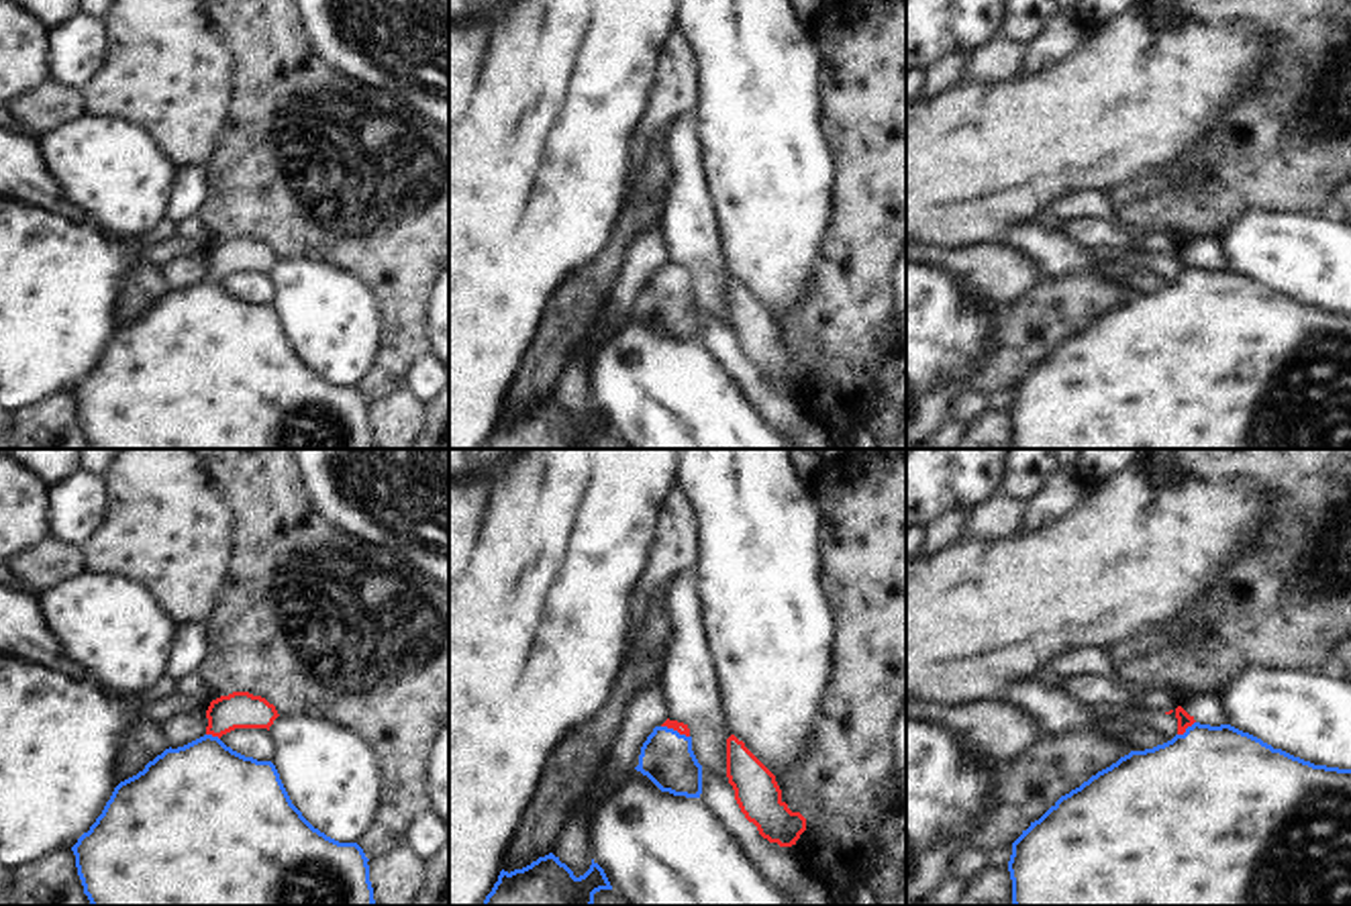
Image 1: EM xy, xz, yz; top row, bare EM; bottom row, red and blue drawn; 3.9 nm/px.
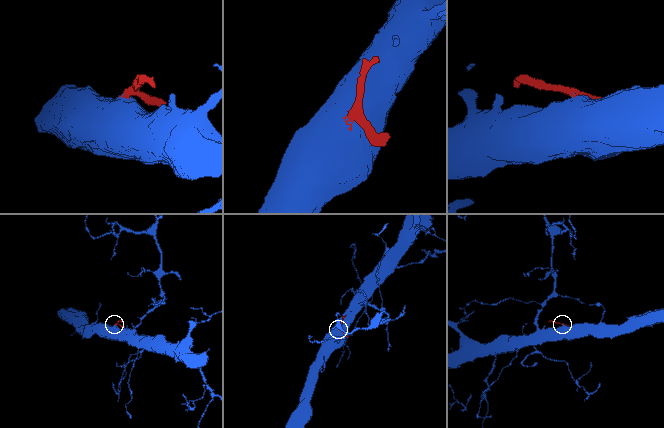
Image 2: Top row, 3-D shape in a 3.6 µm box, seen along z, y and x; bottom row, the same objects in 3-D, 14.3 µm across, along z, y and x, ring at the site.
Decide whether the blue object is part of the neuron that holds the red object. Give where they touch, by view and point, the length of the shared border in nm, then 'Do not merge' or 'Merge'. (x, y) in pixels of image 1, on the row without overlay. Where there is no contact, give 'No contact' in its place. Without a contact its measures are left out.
Touches red at xz (676, 272). Shared border 120 nm. Merge.

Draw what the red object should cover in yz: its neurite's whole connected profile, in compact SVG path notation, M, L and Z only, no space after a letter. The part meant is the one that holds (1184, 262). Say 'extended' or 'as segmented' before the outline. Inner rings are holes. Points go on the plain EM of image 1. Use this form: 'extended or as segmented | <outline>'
extended | M1175 251L1178 278L1153 292L1131 294L1061 339L1012 386L1008 414L1014 449L1351 449L1351 312L1314 308L1231 267L1200 267Z

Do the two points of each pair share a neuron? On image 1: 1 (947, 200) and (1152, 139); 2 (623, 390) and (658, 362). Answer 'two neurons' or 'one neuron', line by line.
1: one neuron
2: one neuron

